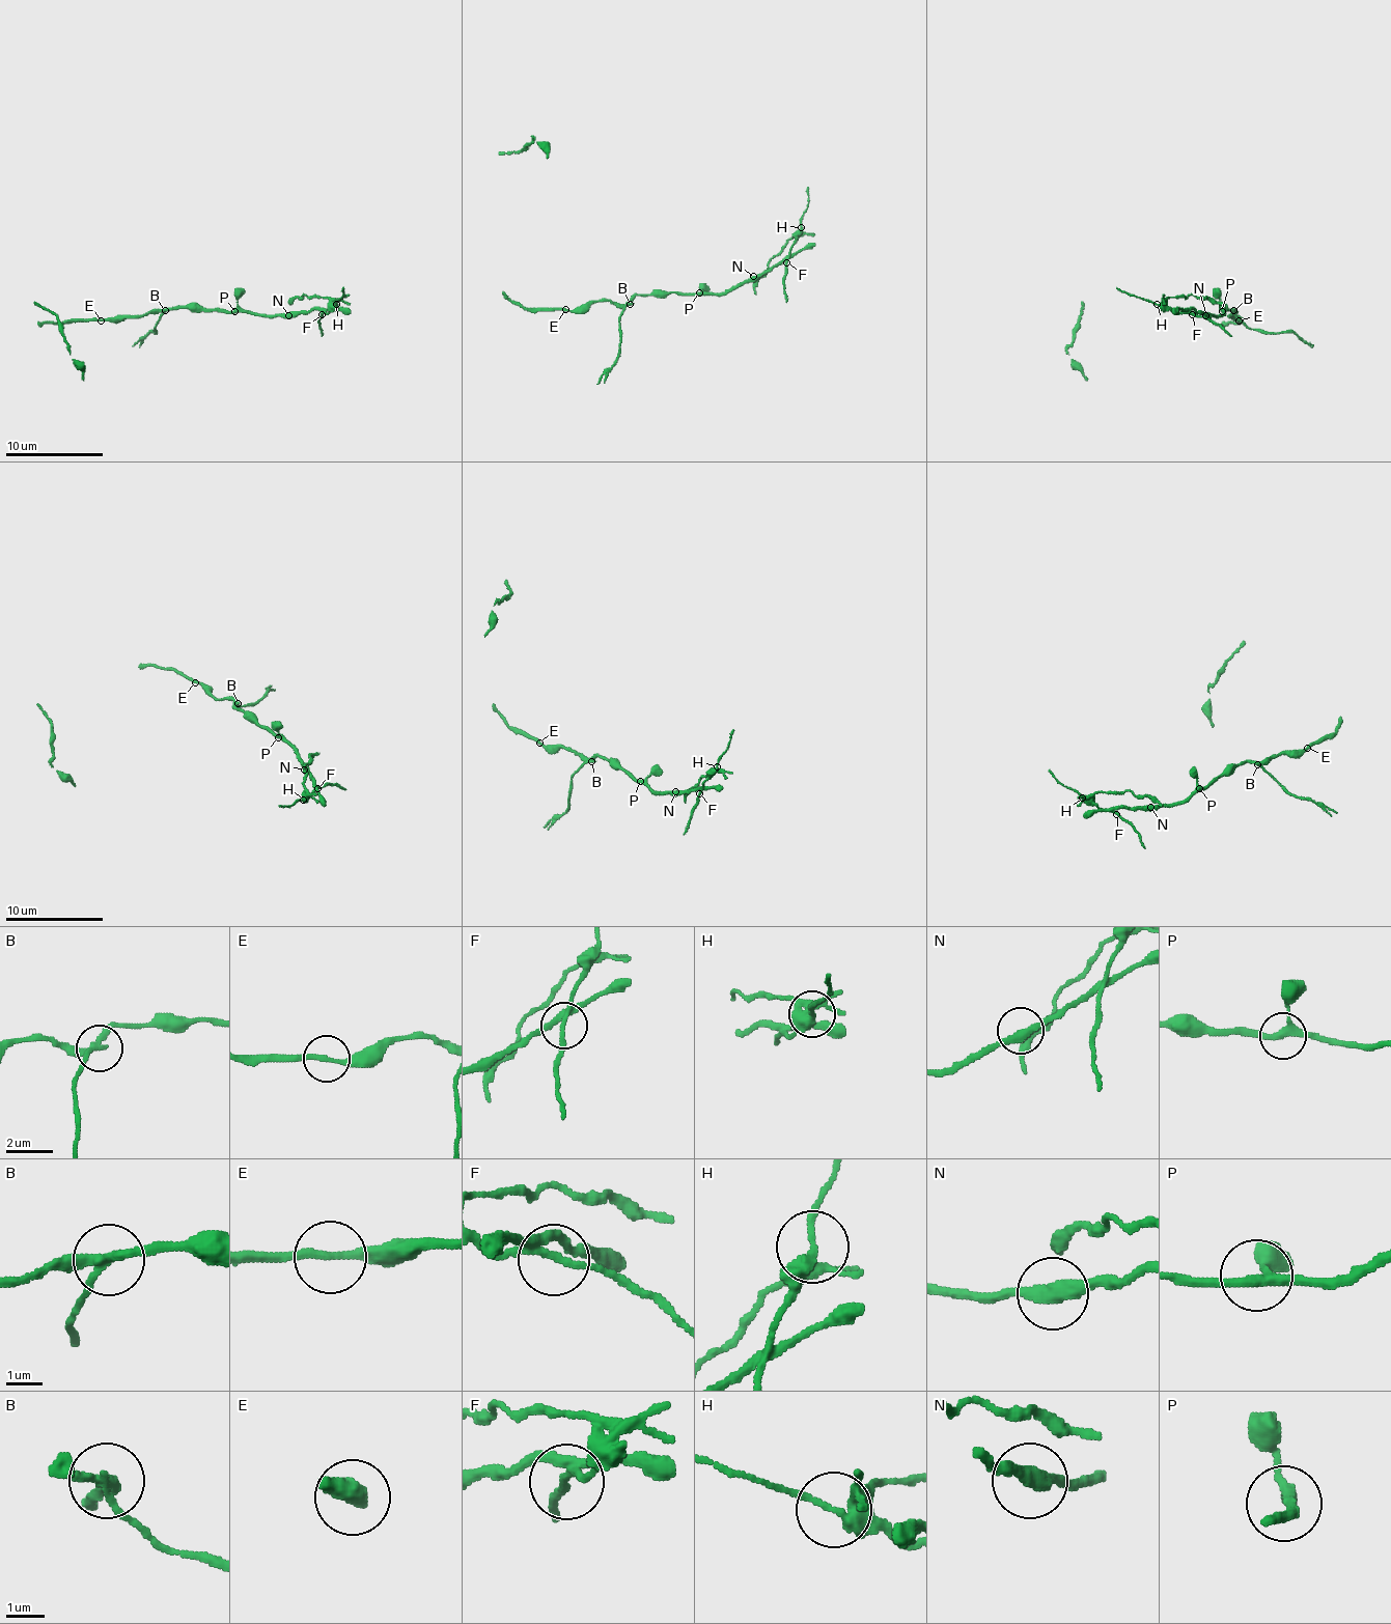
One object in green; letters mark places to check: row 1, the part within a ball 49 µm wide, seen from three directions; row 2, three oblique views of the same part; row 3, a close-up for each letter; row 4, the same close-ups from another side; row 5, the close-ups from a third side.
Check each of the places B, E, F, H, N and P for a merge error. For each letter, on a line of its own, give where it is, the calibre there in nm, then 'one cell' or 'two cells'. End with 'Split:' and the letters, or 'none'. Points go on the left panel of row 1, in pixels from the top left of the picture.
B: place (165, 310); calibre 240 nm; two cells
E: place (101, 320); calibre 240 nm; one cell
F: place (322, 314); calibre 220 nm; one cell
H: place (336, 304); calibre 280 nm; one cell
N: place (288, 315); calibre 320 nm; one cell
P: place (234, 311); calibre 280 nm; one cell
Split: B

